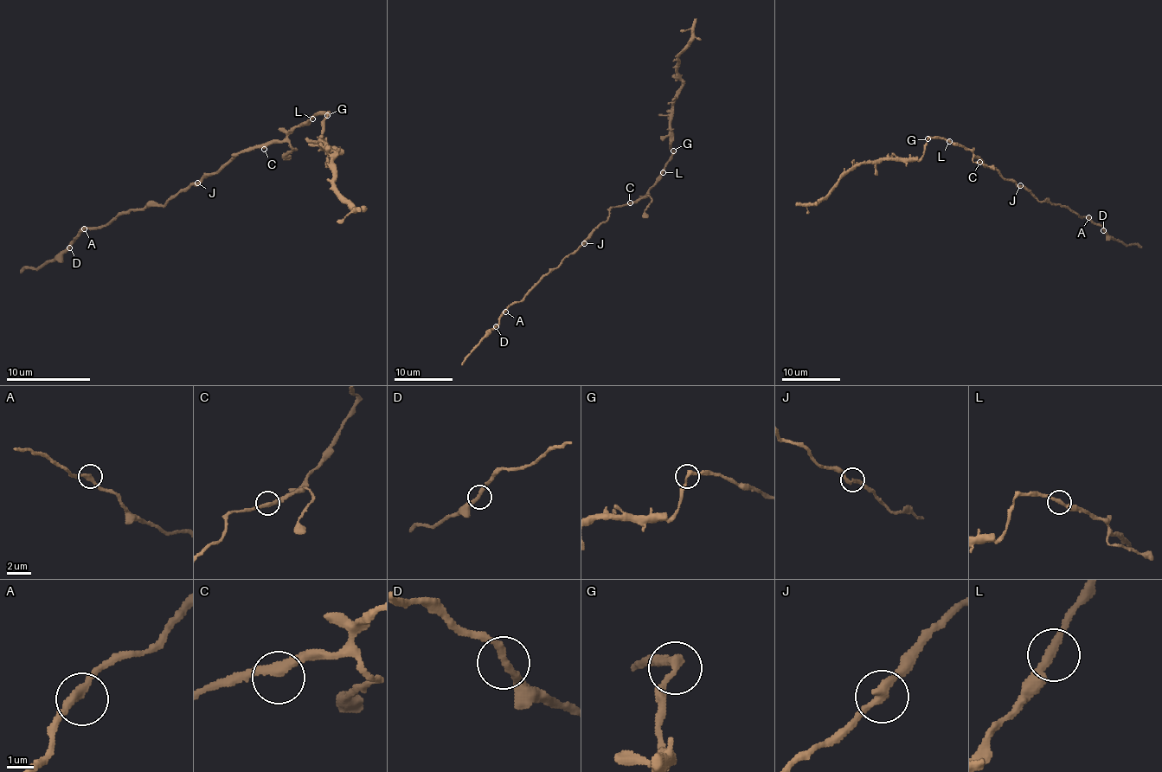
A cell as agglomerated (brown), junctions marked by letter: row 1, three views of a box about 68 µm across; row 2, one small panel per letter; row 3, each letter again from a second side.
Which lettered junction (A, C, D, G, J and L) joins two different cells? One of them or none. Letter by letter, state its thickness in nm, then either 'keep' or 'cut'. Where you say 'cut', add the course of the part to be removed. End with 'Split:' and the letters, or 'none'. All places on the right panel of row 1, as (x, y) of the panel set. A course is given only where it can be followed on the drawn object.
A: calibre 320 nm; keep
C: calibre 320 nm; keep
D: calibre 280 nm; keep
G: calibre 280 nm; cut; course (927, 138), (926, 151), (918, 159), (879, 159), (856, 164), (824, 196), (807, 204), (806, 213)
J: calibre 300 nm; keep
L: calibre 280 nm; keep
Split: G

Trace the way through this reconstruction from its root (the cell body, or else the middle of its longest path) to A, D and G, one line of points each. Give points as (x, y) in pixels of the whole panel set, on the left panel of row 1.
A: (257, 149), (236, 155), (217, 171), (179, 190), (164, 205), (120, 212), (103, 227), (84, 228)
D: (257, 149), (236, 155), (217, 171), (179, 190), (164, 205), (120, 212), (103, 227), (86, 228), (69, 247)
G: (257, 149), (280, 142), (314, 114), (327, 114)

